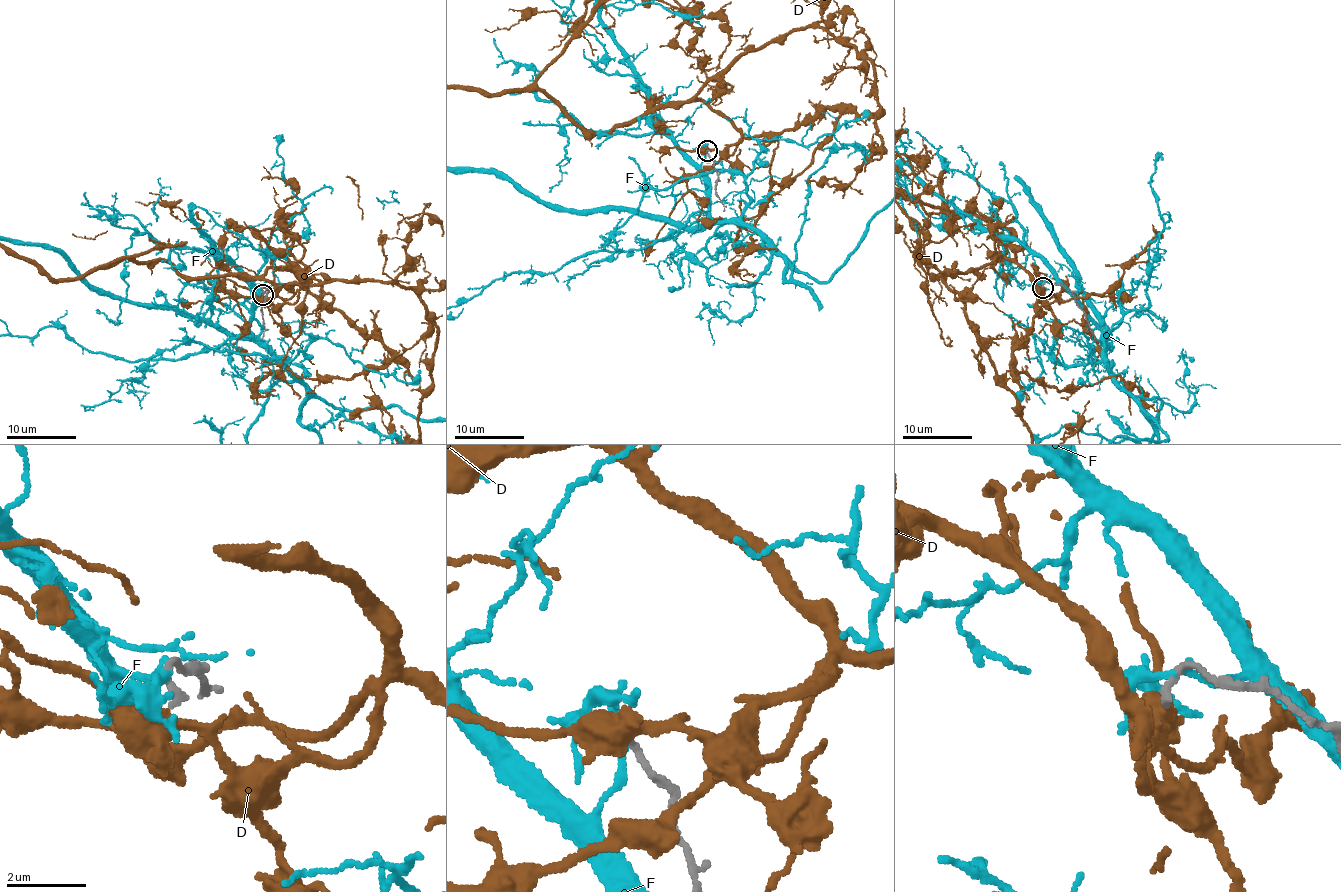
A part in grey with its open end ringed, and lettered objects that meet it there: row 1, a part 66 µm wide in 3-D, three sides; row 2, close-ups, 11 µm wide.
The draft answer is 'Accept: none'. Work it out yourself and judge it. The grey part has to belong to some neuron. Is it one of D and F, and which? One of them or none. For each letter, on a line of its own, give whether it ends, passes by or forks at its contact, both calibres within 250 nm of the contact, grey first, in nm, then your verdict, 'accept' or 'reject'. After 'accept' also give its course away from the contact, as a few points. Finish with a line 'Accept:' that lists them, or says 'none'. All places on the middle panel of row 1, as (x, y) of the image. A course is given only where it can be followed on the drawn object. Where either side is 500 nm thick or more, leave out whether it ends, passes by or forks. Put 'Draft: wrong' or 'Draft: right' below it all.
D: it passes by; 190 nm thick on the grey side, 480 nm on the other; reject
F: it passes by; 240 nm thick on the grey side, 170 nm on the other; reject
Accept: none
Draft: right

